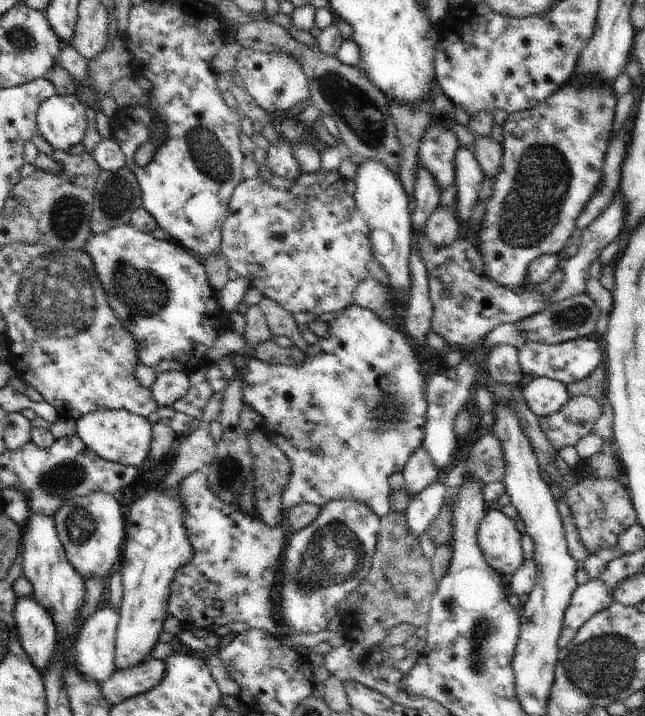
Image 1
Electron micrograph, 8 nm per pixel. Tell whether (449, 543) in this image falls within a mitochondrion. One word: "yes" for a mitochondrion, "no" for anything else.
no

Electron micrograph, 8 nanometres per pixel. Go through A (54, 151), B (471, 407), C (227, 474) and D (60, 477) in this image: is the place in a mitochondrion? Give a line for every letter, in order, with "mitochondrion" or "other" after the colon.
A: other
B: other
C: mitochondrion
D: mitochondrion

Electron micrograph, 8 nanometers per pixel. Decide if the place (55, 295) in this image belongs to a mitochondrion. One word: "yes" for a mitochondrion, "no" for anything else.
yes

